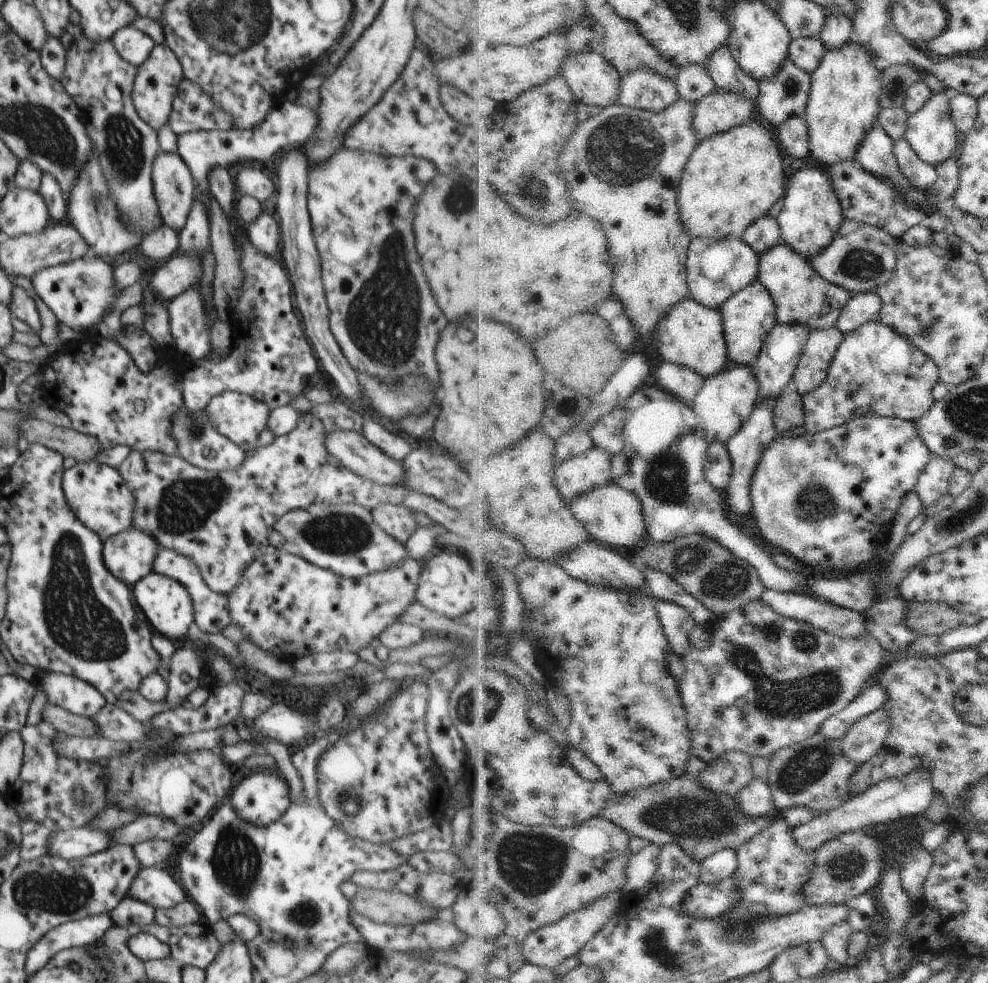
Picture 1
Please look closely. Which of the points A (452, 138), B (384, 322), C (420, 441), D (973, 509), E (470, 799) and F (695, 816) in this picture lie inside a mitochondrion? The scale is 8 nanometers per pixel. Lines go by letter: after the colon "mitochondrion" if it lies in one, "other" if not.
A: other
B: mitochondrion
C: other
D: mitochondrion
E: other
F: mitochondrion

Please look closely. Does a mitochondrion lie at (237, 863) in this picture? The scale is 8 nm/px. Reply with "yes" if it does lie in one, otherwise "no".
yes

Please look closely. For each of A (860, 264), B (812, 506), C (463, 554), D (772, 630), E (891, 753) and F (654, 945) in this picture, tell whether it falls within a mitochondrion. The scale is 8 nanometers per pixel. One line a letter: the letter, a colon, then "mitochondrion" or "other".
A: mitochondrion
B: mitochondrion
C: other
D: mitochondrion
E: other
F: mitochondrion

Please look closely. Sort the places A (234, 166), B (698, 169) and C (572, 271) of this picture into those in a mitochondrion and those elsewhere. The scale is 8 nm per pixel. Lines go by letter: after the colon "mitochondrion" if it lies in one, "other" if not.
A: other
B: other
C: mitochondrion

